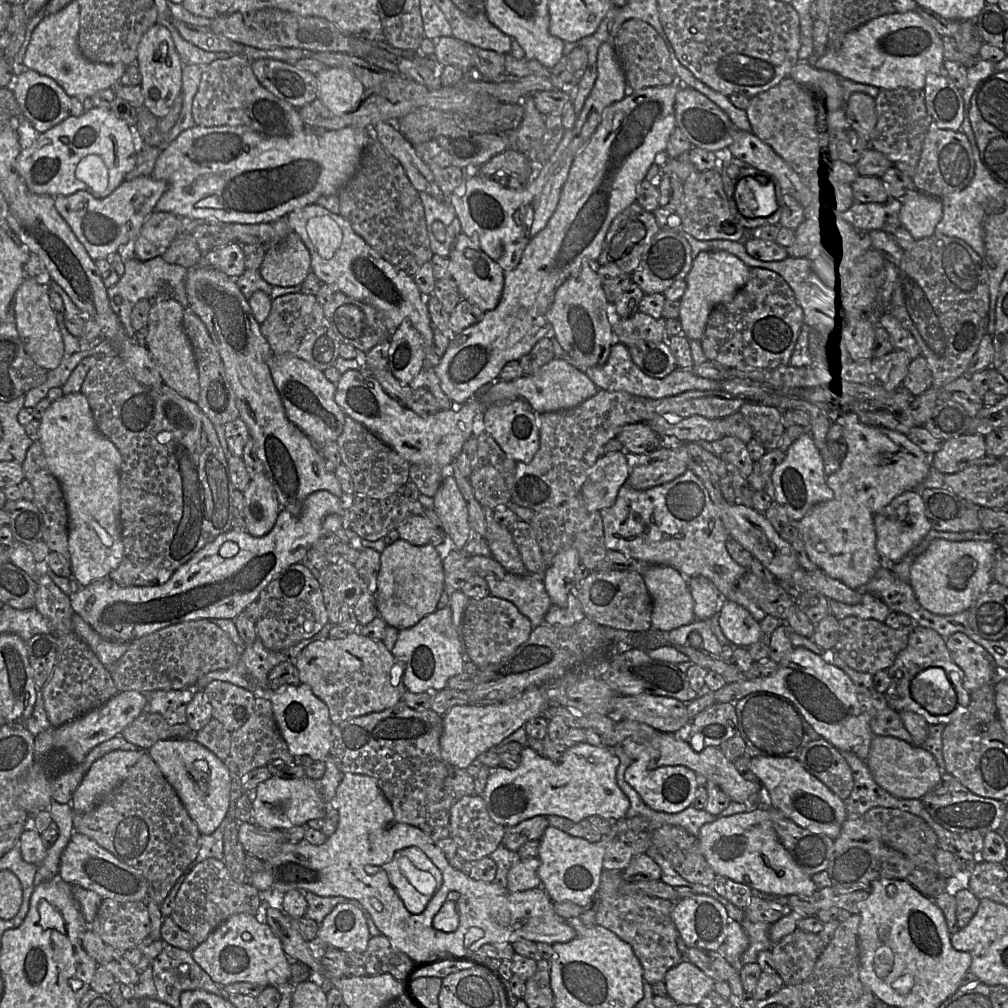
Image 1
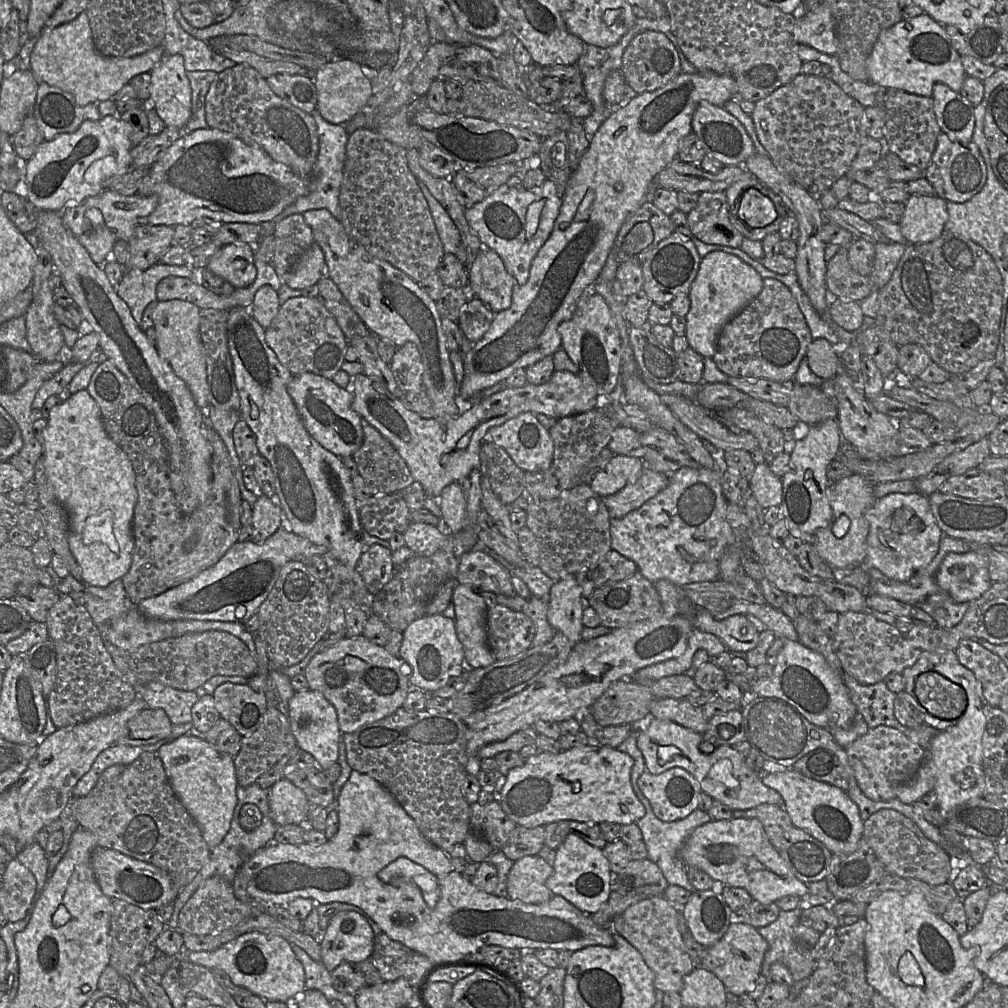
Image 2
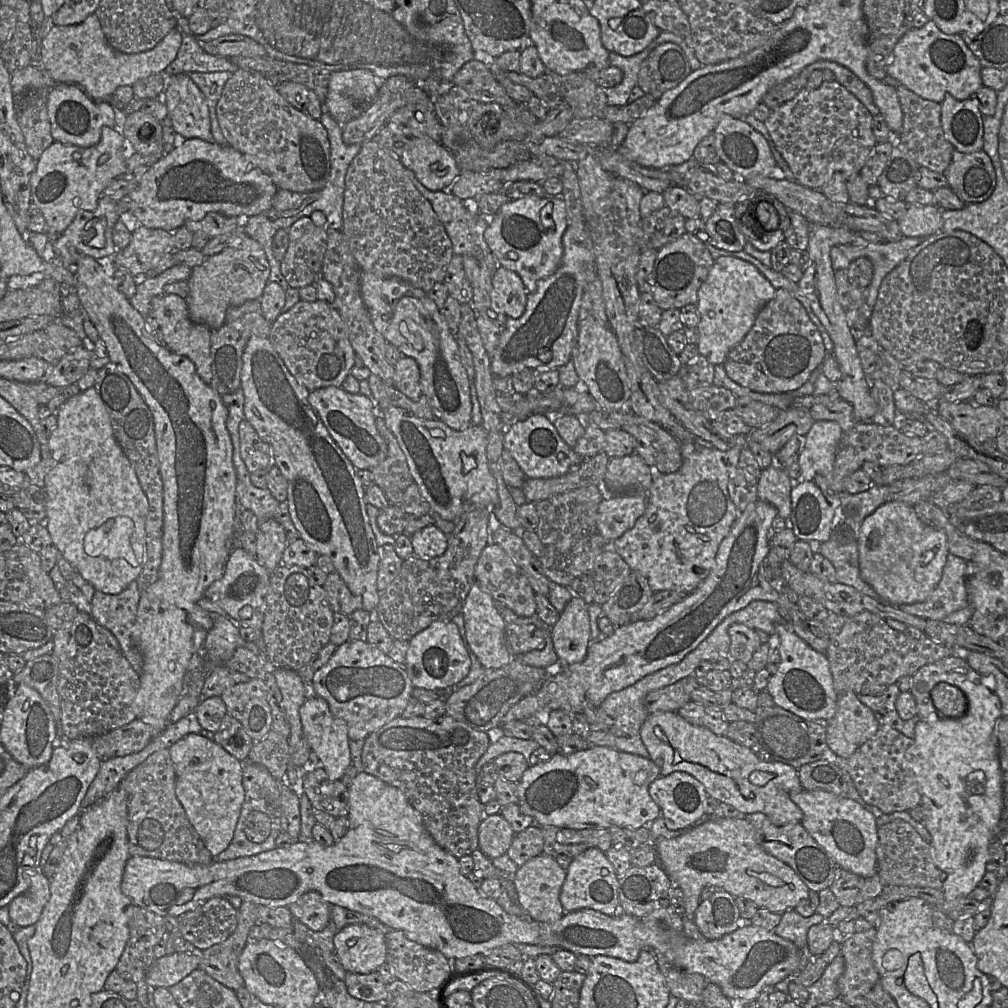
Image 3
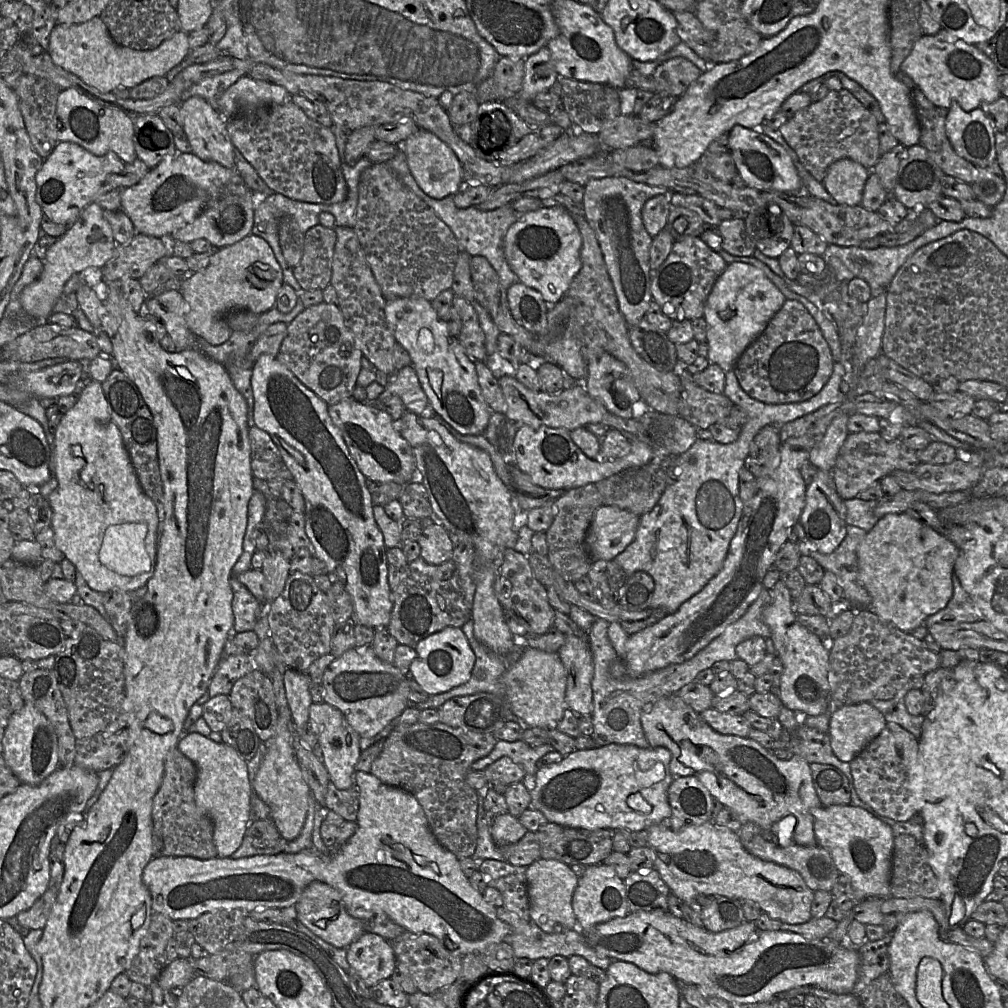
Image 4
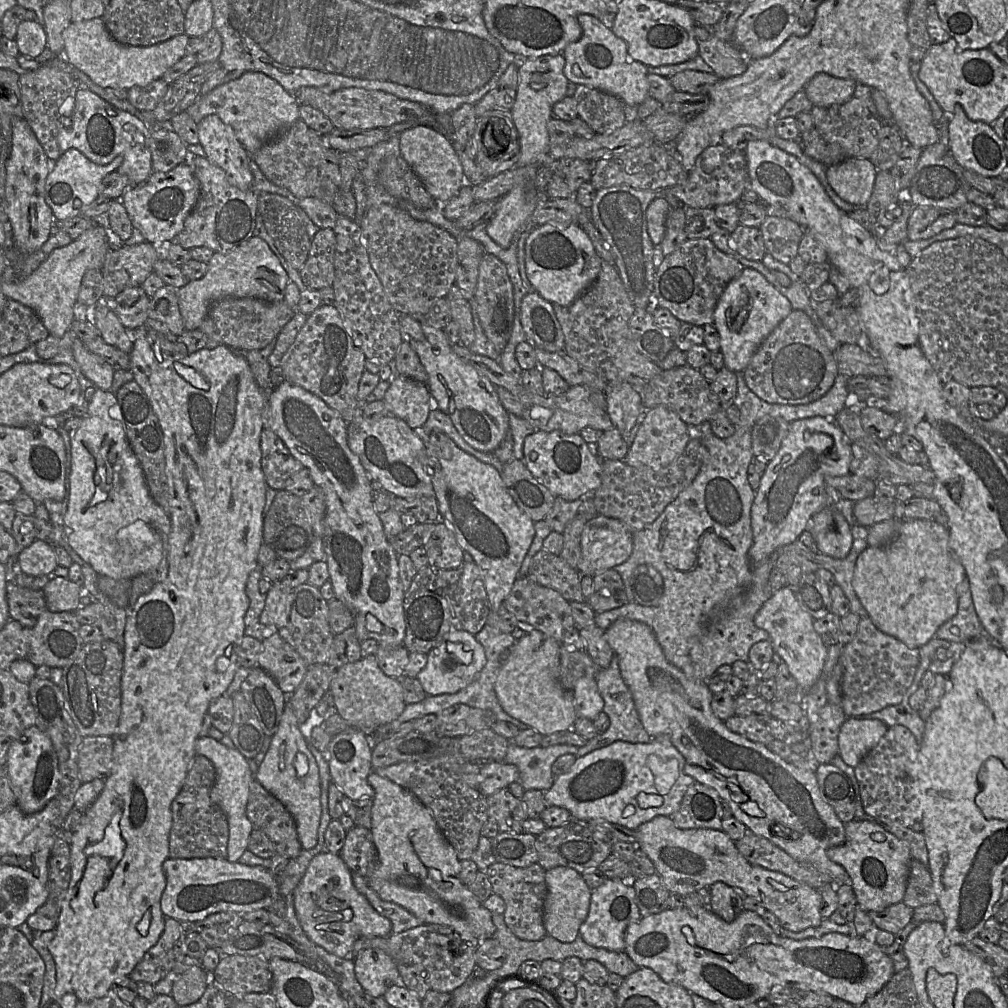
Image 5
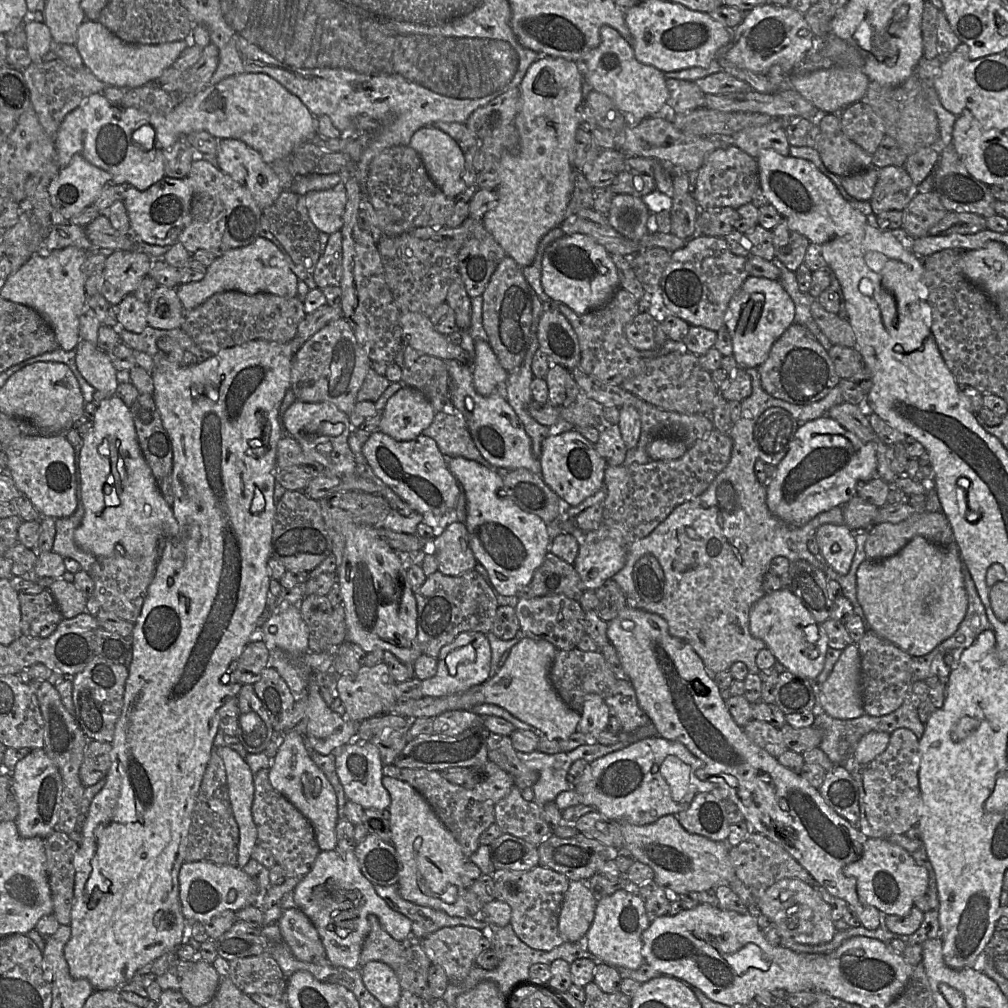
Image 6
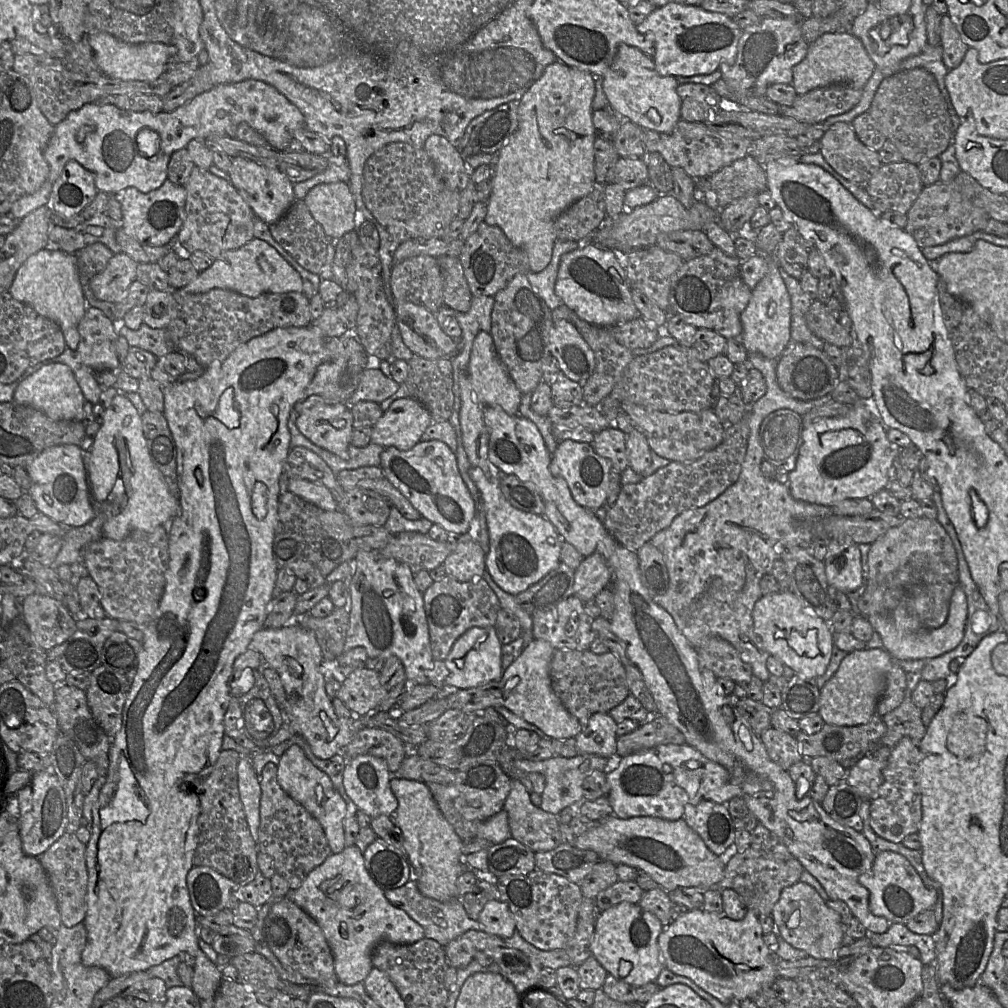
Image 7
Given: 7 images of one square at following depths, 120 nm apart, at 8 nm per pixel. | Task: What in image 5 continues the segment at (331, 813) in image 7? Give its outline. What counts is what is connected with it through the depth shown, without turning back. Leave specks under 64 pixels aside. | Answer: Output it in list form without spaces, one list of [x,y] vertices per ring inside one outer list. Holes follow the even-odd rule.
[[[289,696],[277,732],[273,735],[269,750],[259,765],[254,779],[269,793],[281,801],[292,814],[303,849],[312,849],[318,842],[318,830],[322,815],[321,783],[318,764],[308,748],[302,726],[298,723],[289,703]]]

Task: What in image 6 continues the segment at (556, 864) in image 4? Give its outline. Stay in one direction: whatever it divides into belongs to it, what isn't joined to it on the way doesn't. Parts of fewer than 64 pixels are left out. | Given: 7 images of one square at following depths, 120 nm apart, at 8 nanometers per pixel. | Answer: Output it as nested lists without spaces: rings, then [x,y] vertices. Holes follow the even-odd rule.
[[[585,881],[569,882],[558,919],[565,942],[577,943],[585,937],[594,919],[596,903]]]

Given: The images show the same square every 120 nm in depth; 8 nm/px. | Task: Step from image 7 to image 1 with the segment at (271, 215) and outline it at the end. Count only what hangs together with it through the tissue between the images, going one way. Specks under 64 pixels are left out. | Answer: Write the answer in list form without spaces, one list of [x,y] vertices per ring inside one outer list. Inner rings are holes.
[[[156,23],[142,37],[138,49],[136,65],[141,73],[141,89],[144,107],[158,119],[164,118],[170,111],[175,99],[182,92],[183,64],[175,48],[168,29]]]

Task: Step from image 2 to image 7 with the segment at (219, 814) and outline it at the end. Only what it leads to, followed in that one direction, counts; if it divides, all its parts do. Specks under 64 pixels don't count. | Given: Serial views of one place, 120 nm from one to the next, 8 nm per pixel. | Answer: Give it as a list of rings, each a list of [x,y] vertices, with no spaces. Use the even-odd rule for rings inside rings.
[[[241,758],[237,766],[238,789],[246,820],[254,841],[258,842],[261,786],[250,758]]]

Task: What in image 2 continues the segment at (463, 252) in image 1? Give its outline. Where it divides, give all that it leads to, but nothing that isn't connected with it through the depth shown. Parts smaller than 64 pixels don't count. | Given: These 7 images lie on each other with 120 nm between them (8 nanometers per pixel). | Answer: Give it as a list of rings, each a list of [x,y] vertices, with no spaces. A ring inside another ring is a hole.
[[[483,246],[467,268],[467,291],[480,299],[493,312],[506,310],[512,303],[513,287],[517,280],[509,274],[501,257]]]

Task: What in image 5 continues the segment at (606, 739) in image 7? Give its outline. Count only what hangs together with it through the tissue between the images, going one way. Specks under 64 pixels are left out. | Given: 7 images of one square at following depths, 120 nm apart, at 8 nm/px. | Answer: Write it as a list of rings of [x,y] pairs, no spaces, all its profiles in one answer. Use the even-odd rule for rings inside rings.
[[[583,676],[577,680],[572,690],[577,717],[584,717],[593,721],[604,708],[595,676]]]

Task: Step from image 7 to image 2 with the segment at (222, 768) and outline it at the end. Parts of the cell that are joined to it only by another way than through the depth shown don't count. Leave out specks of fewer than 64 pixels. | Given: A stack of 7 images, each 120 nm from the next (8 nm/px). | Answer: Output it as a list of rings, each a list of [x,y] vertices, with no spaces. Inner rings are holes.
[[[157,752],[143,753],[126,766],[119,777],[105,785],[96,785],[85,797],[73,798],[72,793],[70,807],[79,827],[92,832],[99,847],[113,849],[158,867],[170,877],[177,893],[197,876],[209,860],[210,848],[199,827],[174,794]]]

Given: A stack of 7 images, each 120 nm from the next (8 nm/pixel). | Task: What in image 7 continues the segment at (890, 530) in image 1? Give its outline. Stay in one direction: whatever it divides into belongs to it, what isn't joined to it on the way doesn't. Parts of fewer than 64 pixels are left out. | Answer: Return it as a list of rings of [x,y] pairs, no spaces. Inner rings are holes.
[[[958,584],[951,596],[948,616],[945,623],[935,629],[921,627],[904,627],[897,625],[889,616],[871,615],[867,618],[873,629],[880,635],[883,649],[895,660],[932,659],[956,648],[963,636],[968,617],[967,596]]]

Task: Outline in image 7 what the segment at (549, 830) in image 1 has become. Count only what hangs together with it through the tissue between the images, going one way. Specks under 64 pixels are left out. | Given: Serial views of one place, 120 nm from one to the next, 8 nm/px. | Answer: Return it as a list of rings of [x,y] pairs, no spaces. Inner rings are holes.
[[[621,902],[606,910],[598,911],[591,941],[591,953],[603,968],[616,979],[633,987],[655,982],[665,968],[658,946],[664,926],[659,919],[639,904]]]

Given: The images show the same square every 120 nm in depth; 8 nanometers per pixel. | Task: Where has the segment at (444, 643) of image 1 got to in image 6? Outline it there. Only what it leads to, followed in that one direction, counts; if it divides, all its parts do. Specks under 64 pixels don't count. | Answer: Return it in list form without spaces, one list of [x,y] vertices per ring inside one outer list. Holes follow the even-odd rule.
[[[474,631],[460,633],[441,649],[437,663],[435,676],[422,681],[423,696],[449,696],[487,681],[490,678],[491,647],[486,634]]]

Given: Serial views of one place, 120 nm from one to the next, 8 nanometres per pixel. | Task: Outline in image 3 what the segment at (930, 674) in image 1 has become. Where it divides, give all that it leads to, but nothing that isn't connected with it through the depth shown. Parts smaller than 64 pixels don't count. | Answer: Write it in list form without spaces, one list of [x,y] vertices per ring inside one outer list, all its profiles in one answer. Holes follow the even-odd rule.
[[[940,682],[931,690],[931,698],[937,711],[944,717],[960,718],[967,713],[968,699],[957,686]]]

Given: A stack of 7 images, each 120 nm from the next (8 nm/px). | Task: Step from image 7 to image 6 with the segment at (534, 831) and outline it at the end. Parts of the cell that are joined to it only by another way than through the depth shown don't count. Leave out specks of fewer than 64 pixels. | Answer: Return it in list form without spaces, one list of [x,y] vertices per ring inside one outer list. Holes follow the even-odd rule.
[[[514,785],[494,804],[495,824],[504,834],[511,834],[538,846],[552,835],[552,827],[543,819],[542,808],[535,801],[527,801]]]

